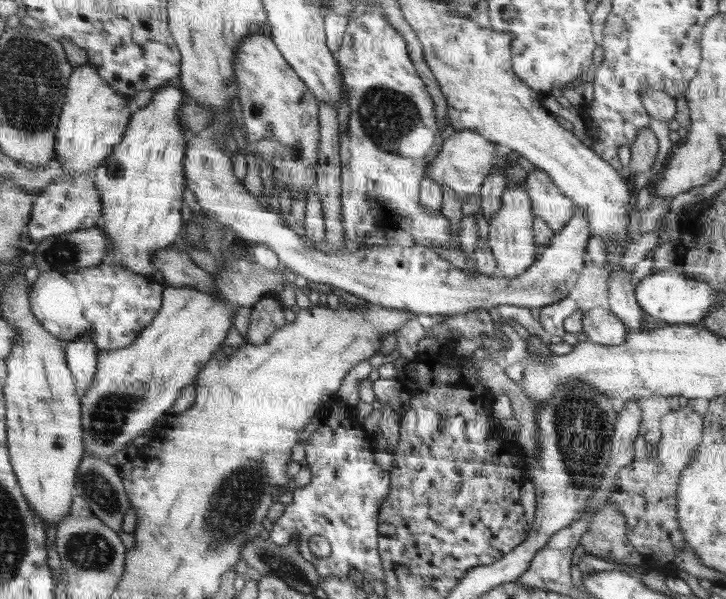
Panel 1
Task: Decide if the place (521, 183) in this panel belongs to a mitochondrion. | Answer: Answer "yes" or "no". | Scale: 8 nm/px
no

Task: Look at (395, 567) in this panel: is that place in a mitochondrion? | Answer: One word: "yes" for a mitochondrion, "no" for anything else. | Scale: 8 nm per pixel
no

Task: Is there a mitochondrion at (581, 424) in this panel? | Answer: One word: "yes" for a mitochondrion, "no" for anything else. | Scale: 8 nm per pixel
yes

